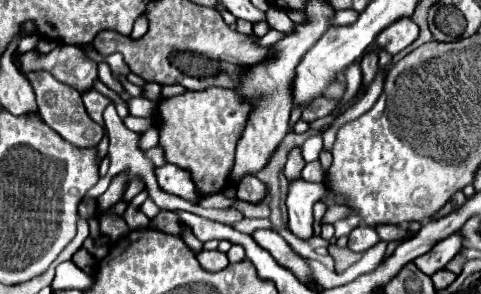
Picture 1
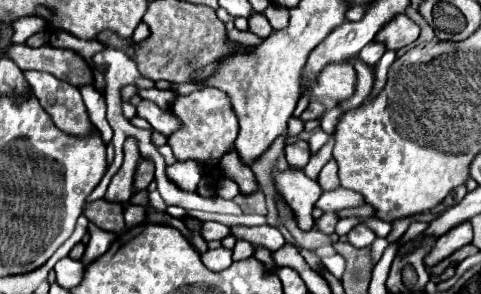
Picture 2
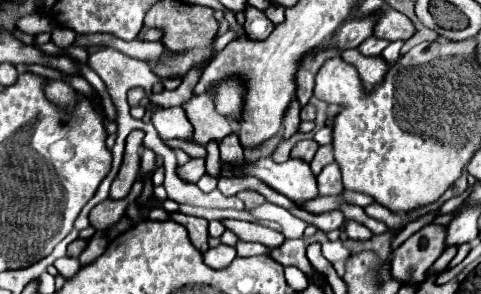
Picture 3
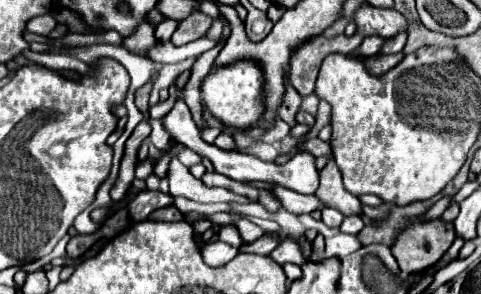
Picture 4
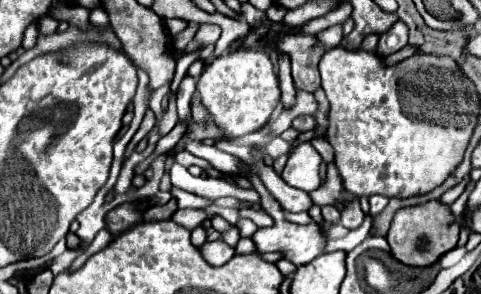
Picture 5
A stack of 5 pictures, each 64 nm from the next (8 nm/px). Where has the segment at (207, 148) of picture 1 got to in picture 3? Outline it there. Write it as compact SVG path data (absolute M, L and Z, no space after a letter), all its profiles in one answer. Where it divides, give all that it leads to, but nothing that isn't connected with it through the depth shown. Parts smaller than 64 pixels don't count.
M206 92L192 96L188 102L182 104L182 108L194 128L194 132L190 136L192 144L206 148L208 142L220 144L226 136L230 136L234 132L232 118L216 112L214 100Z

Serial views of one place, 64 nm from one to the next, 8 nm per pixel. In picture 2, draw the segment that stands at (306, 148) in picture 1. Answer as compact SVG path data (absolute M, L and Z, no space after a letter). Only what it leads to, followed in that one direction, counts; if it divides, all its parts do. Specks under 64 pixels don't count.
M316 130L312 136L310 136L310 140L308 140L308 146L310 146L310 154L314 156L324 144L326 144L326 140L328 140L328 134L324 132L324 130Z

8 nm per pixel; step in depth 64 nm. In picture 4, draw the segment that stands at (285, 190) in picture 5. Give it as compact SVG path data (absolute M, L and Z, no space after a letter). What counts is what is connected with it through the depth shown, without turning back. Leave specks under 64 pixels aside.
M274 188L272 192L280 198L280 204L294 214L312 214L314 210L324 208L316 196L300 196L298 192L288 192L288 188Z

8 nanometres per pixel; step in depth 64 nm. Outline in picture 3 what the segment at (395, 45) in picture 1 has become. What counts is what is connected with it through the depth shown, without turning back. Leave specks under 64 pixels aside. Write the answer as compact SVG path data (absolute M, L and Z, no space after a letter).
M388 8L388 10L380 12L374 36L384 38L388 42L396 42L396 40L408 40L414 34L416 34L414 24L404 14L400 14L398 10Z

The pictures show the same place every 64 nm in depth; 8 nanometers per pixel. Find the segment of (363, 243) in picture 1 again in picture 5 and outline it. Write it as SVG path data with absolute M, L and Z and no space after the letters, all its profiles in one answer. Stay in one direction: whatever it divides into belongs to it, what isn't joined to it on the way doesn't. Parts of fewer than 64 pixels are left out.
M346 192L346 196L352 198L352 202L348 202L348 204L342 208L340 224L342 224L344 228L348 228L348 230L354 230L354 228L358 228L358 226L362 224L364 212L360 210L360 204L358 204L358 198L356 198L356 196L352 196L352 194L348 194L348 192Z

